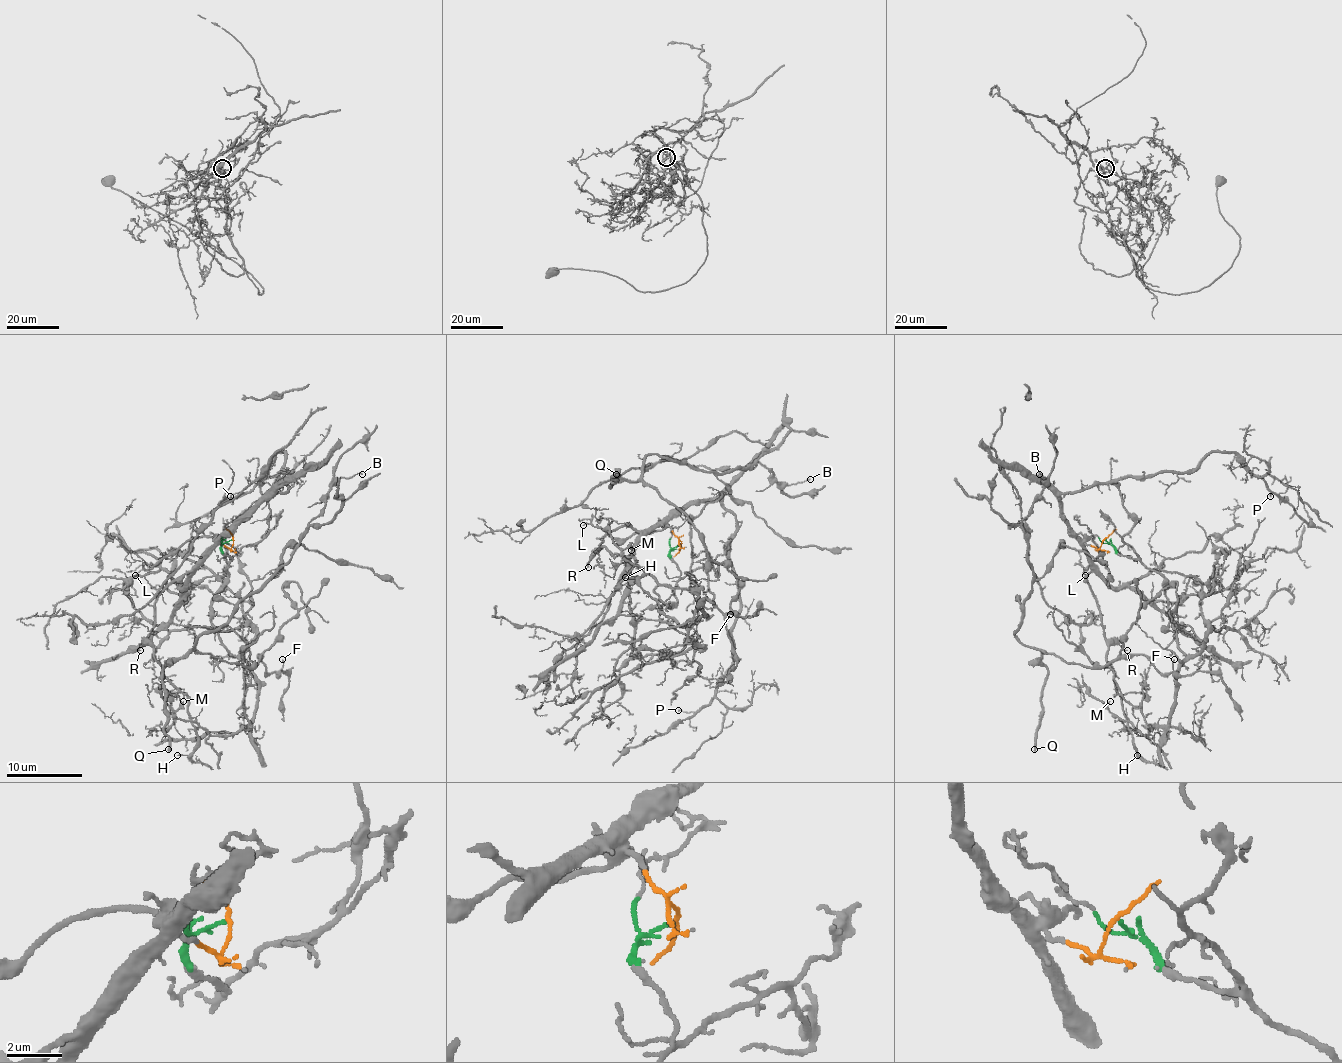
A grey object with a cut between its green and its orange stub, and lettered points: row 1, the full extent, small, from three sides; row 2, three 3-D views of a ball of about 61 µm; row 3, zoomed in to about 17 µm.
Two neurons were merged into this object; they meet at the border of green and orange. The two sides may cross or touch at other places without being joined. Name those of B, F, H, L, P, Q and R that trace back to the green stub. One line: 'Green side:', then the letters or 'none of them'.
Green side: B, F, Q

